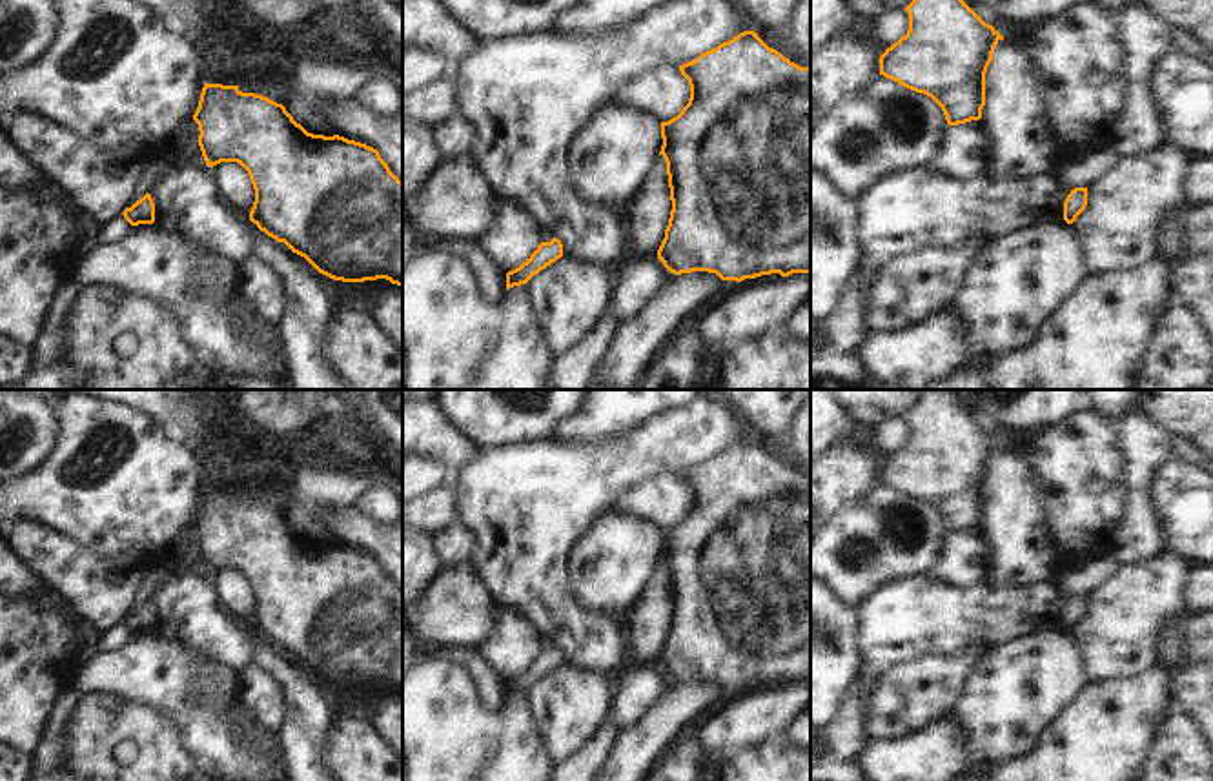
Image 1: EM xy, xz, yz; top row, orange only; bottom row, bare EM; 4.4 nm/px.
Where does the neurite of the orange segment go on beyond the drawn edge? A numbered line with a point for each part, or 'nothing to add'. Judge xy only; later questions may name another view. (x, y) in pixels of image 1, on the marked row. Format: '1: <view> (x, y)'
nothing to add

